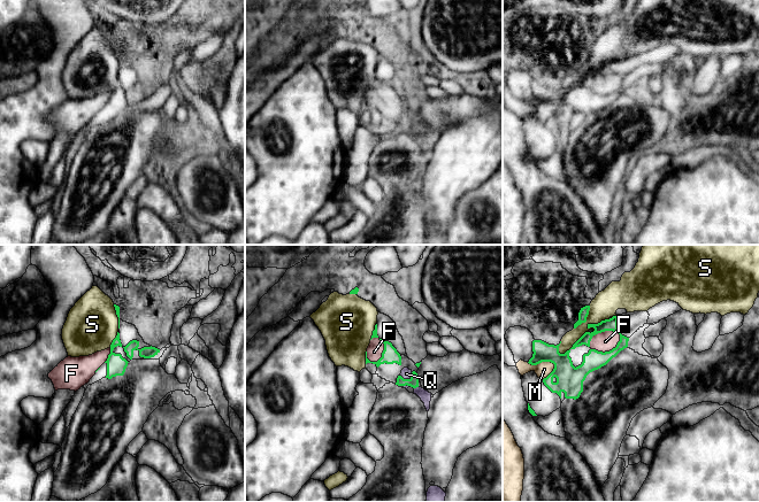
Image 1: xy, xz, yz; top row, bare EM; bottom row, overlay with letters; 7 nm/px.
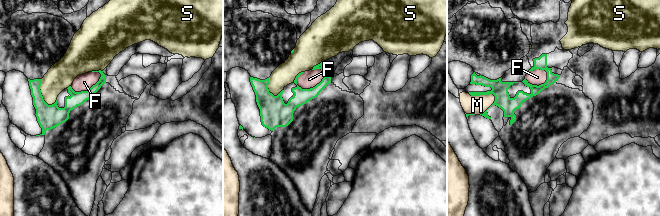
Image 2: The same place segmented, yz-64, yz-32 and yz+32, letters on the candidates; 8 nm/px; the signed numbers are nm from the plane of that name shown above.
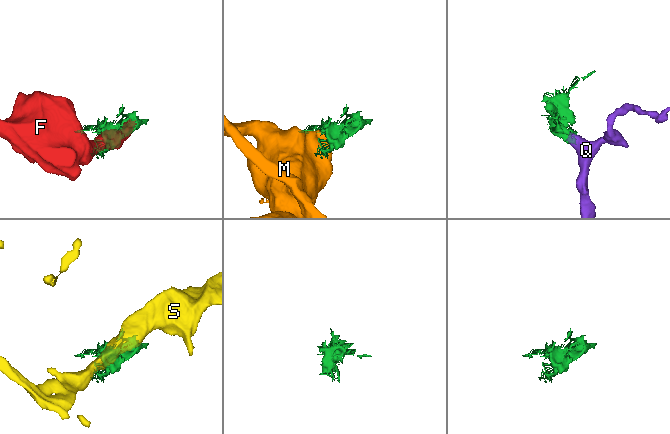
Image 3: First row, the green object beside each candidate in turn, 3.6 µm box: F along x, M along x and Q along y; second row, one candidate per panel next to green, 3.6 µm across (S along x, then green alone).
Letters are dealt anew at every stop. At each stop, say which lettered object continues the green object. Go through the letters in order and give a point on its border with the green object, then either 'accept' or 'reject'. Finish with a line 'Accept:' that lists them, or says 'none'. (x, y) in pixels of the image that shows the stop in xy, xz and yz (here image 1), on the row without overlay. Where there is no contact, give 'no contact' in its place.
F: yz (602, 74) | accept
M: yz (542, 103) | reject
Q: xz (407, 122) | accept
S: yz (573, 87) | reject
Accept: F, Q

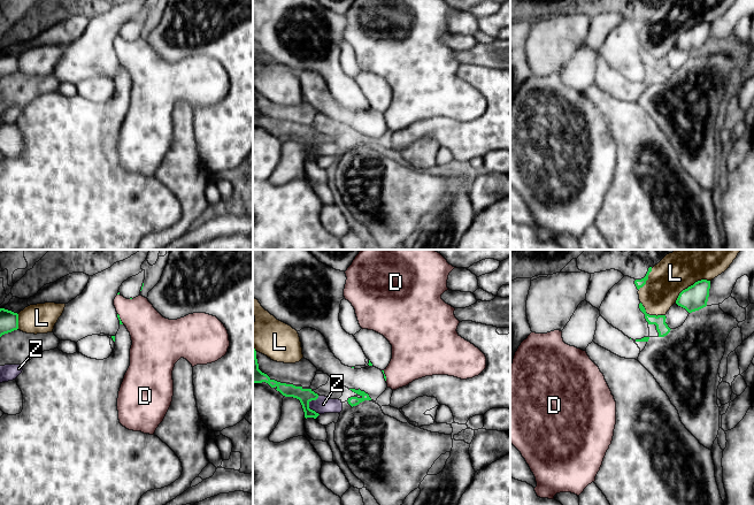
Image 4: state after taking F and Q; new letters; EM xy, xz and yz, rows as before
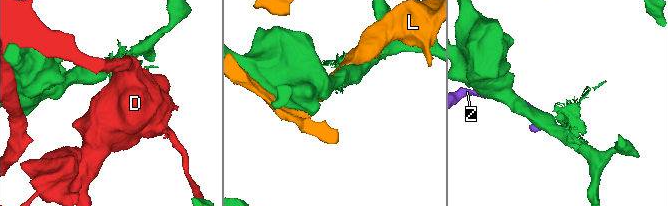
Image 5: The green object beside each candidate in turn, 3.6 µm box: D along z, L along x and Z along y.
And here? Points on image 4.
D: xy (120, 61) | reject
L: yz (691, 28) | reject
Z: xz (308, 147) | reject
Accept: none

